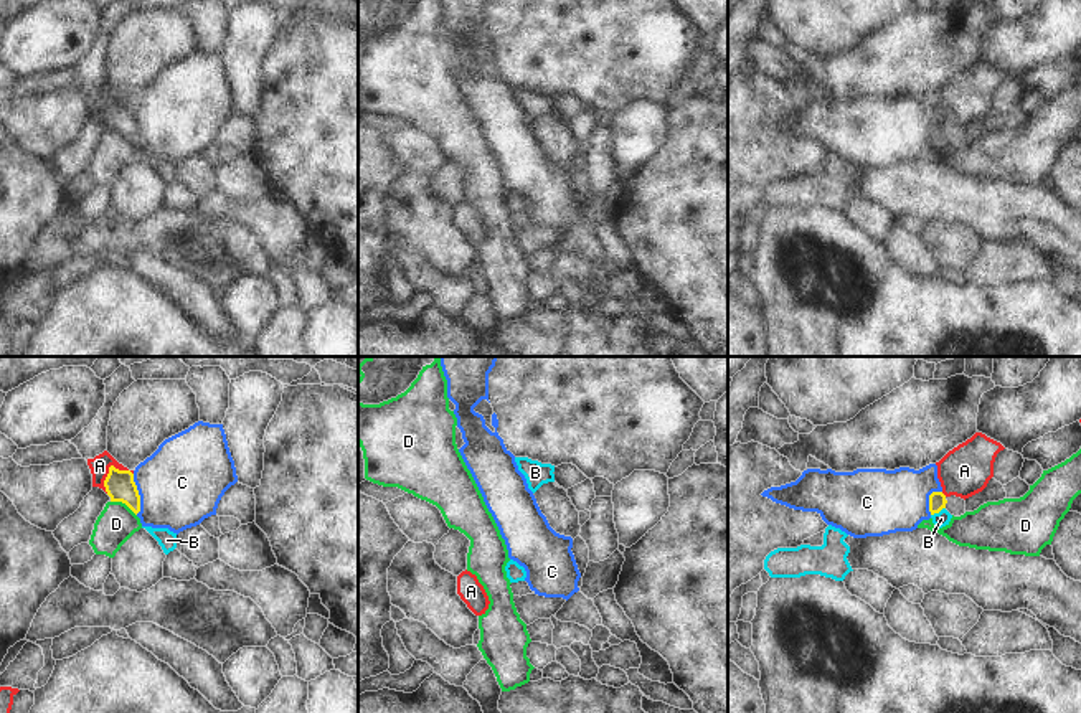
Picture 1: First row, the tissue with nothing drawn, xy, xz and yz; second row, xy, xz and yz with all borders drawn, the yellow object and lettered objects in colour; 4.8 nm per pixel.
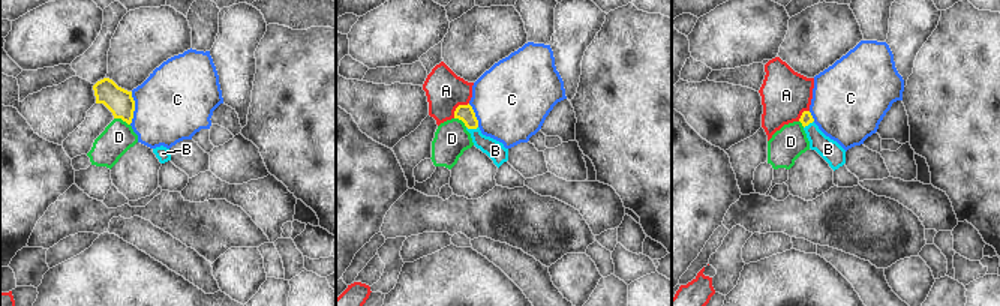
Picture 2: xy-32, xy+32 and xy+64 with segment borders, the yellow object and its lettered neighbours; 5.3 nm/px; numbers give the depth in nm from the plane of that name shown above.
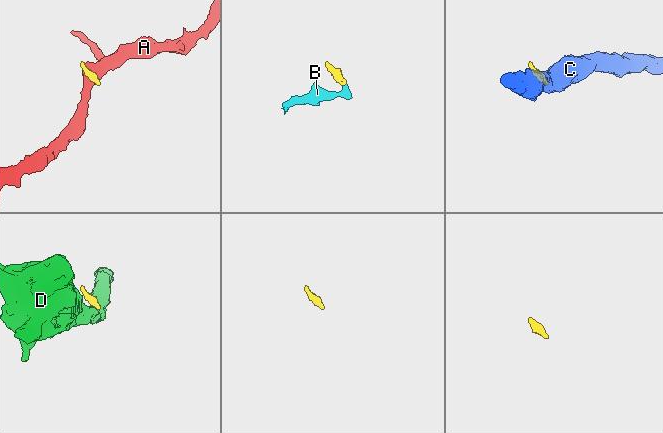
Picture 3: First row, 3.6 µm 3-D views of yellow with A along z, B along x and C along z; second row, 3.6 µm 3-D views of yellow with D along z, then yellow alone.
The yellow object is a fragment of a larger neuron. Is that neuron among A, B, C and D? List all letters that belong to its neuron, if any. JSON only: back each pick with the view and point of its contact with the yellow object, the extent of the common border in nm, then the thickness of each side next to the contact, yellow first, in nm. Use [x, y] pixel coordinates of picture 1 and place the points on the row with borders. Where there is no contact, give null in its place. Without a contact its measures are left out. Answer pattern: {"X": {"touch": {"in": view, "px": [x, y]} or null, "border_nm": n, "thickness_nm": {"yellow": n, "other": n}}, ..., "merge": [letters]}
{"B": {"touch": {"in": "yz", "px": [938, 512]}, "border_nm": 80, "thickness_nm": {"yellow": 80, "other": 70}}, "merge": ["B"]}

